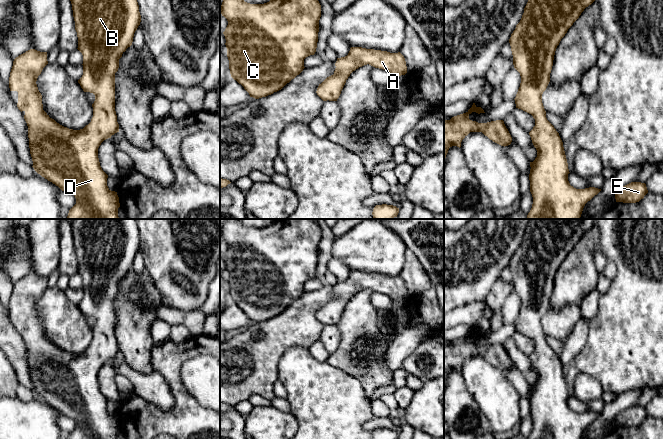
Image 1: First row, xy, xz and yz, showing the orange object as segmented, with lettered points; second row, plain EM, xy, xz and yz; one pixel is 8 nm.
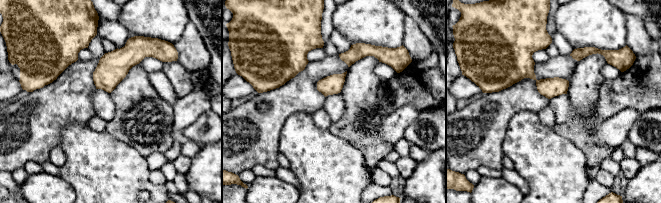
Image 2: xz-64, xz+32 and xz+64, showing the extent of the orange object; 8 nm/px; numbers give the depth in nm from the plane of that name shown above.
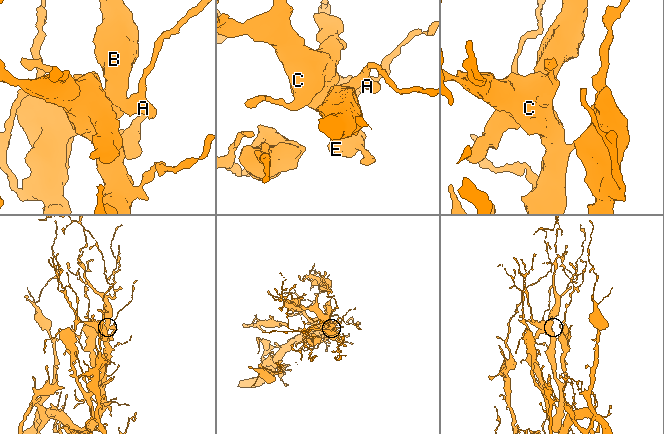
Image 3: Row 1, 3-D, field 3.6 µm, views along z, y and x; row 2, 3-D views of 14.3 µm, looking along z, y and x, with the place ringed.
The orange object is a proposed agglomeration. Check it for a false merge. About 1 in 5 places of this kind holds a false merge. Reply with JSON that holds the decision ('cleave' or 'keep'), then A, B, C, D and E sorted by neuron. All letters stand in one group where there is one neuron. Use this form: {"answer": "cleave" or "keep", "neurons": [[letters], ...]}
{"answer": "keep", "neurons": [["A", "B", "C", "D", "E"]]}

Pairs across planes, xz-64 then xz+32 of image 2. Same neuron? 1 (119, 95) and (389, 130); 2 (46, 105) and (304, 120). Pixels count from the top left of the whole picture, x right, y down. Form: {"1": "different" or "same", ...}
{"1": "different", "2": "different"}

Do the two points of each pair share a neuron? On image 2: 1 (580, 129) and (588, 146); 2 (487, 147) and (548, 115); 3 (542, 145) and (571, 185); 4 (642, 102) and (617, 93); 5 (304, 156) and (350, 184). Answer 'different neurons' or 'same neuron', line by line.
1: same neuron
2: different neurons
3: same neuron
4: same neuron
5: same neuron

